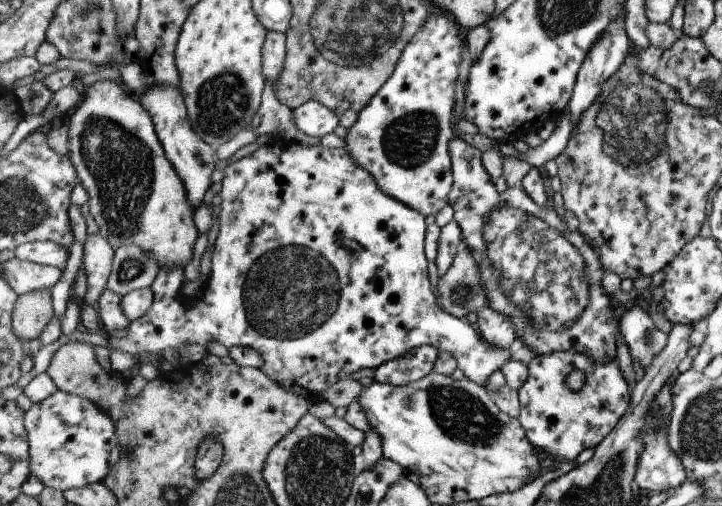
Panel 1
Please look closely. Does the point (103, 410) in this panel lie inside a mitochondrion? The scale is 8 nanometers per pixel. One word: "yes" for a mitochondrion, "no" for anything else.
no

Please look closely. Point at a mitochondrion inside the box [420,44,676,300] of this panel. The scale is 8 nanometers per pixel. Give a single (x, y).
(633, 122)

